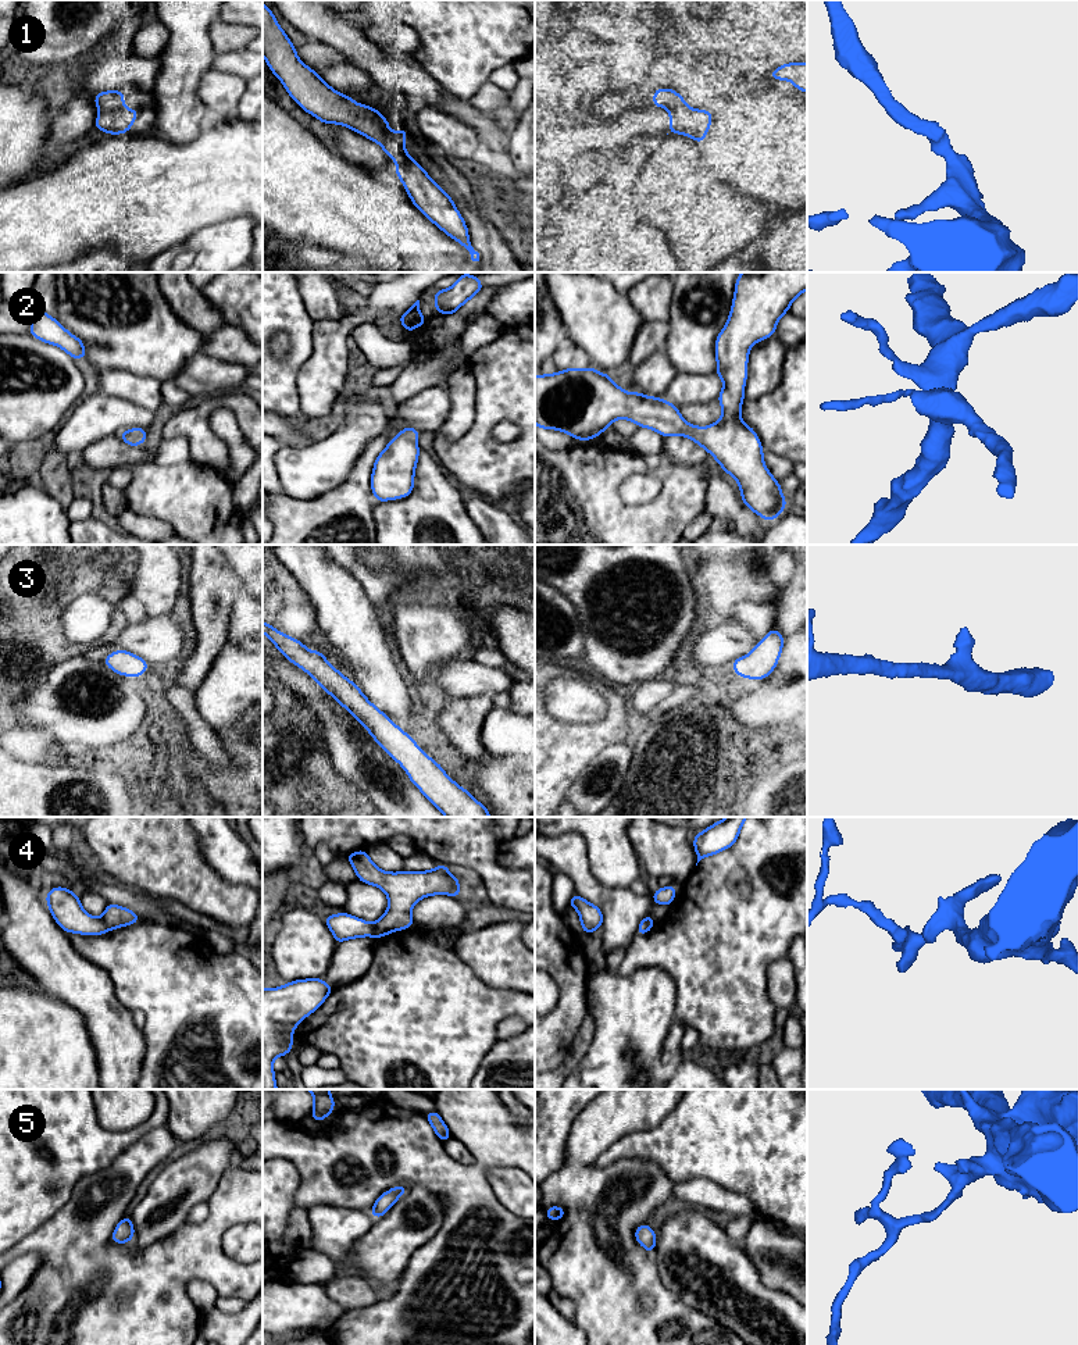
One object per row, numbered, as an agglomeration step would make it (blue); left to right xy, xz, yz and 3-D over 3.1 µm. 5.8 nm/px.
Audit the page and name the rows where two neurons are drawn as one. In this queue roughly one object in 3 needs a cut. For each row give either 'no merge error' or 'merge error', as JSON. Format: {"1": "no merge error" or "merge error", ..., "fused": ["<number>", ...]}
{"1": "merge error", "2": "no merge error", "3": "no merge error", "4": "merge error", "5": "no merge error", "fused": ["1", "4"]}

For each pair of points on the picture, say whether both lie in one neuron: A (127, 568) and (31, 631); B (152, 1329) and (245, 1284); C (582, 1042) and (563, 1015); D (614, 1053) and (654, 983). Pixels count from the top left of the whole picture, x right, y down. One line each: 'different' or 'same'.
A: same
B: same
C: different
D: same

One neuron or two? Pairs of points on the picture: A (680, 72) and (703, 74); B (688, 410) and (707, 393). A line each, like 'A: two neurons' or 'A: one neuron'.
A: two neurons
B: two neurons

